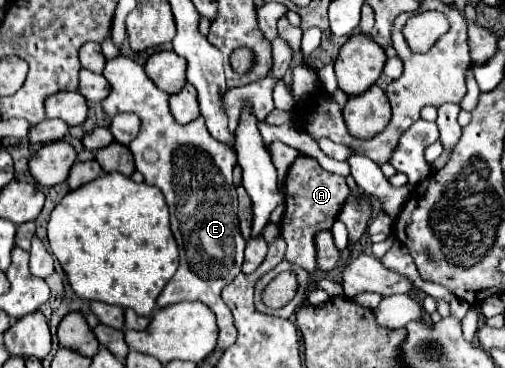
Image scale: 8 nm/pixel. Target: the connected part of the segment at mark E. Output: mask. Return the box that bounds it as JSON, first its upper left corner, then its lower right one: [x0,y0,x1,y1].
[102,56,246,348]

